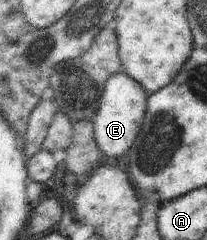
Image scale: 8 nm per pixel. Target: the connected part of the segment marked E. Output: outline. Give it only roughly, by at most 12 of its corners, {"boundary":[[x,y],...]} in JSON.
{"boundary":[[123,71],[108,79],[93,121],[103,155],[132,149],[147,92]]}

